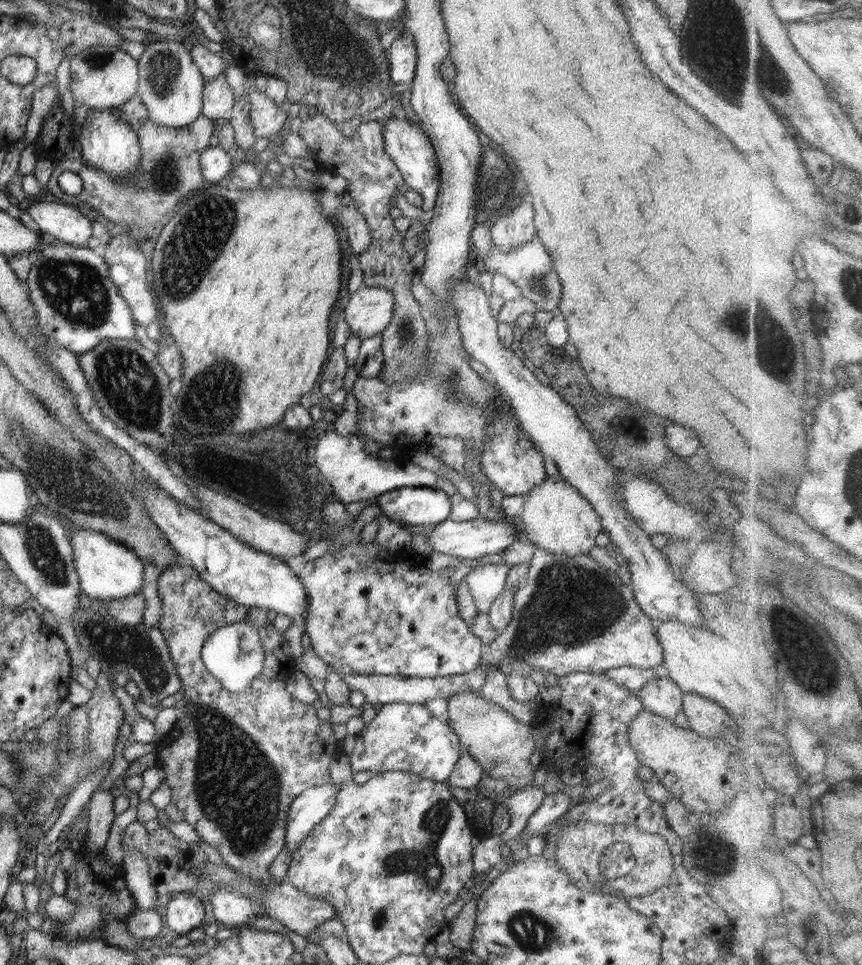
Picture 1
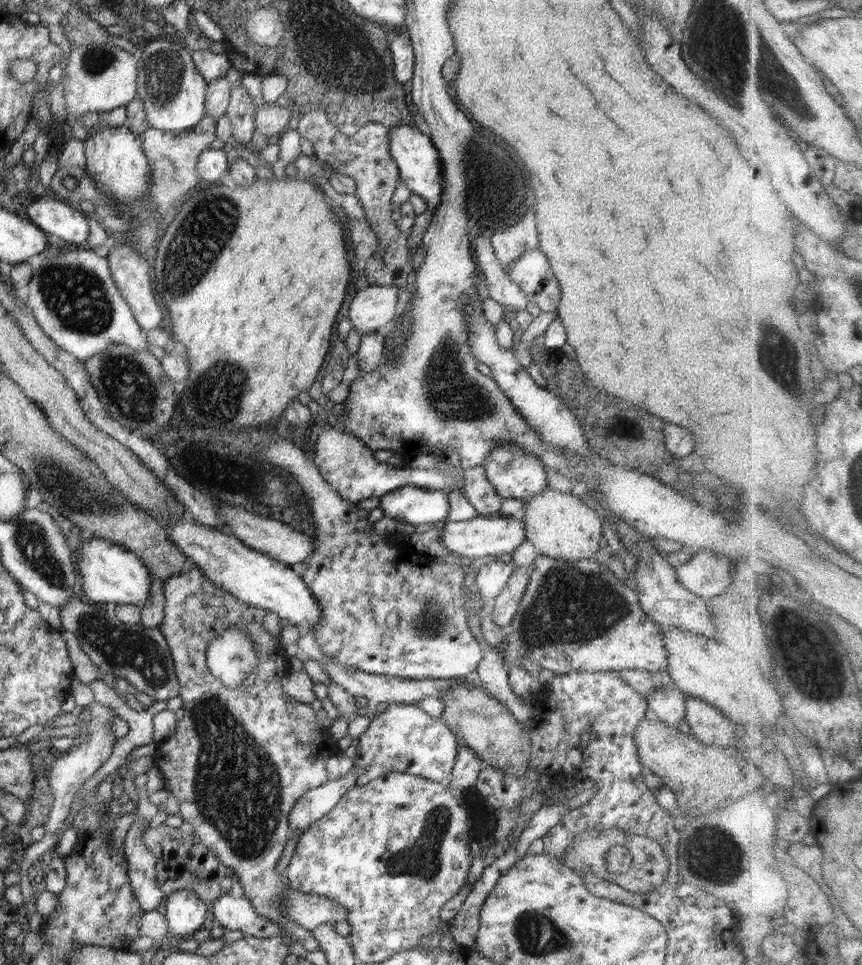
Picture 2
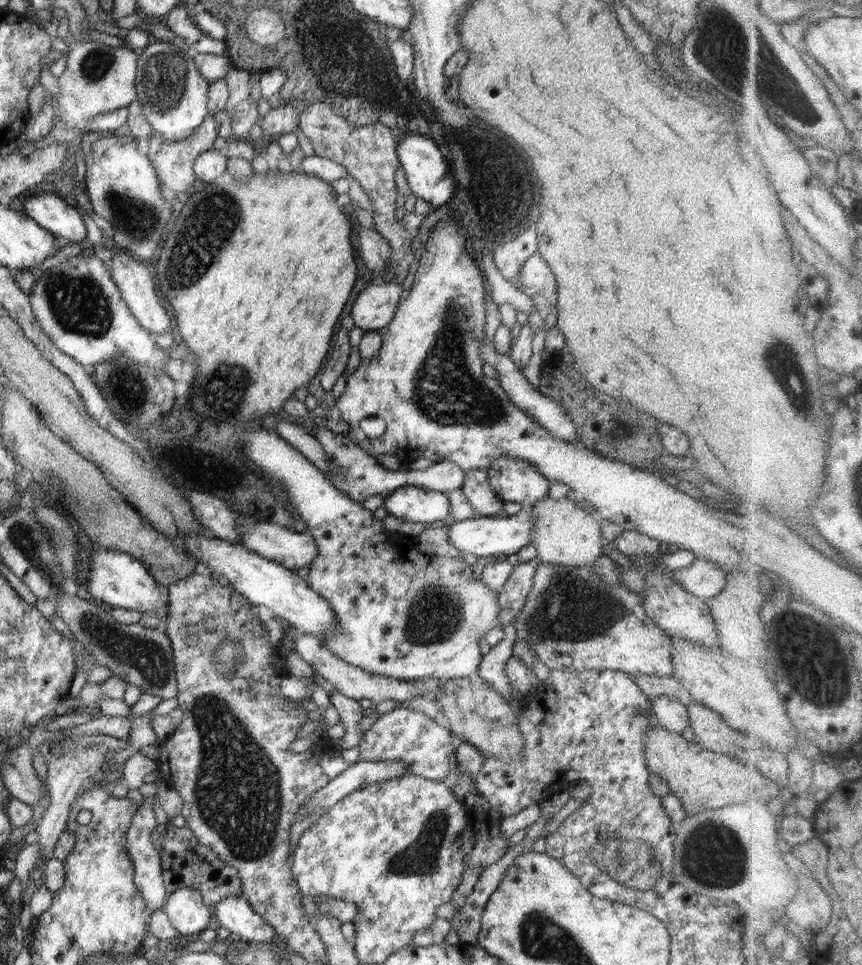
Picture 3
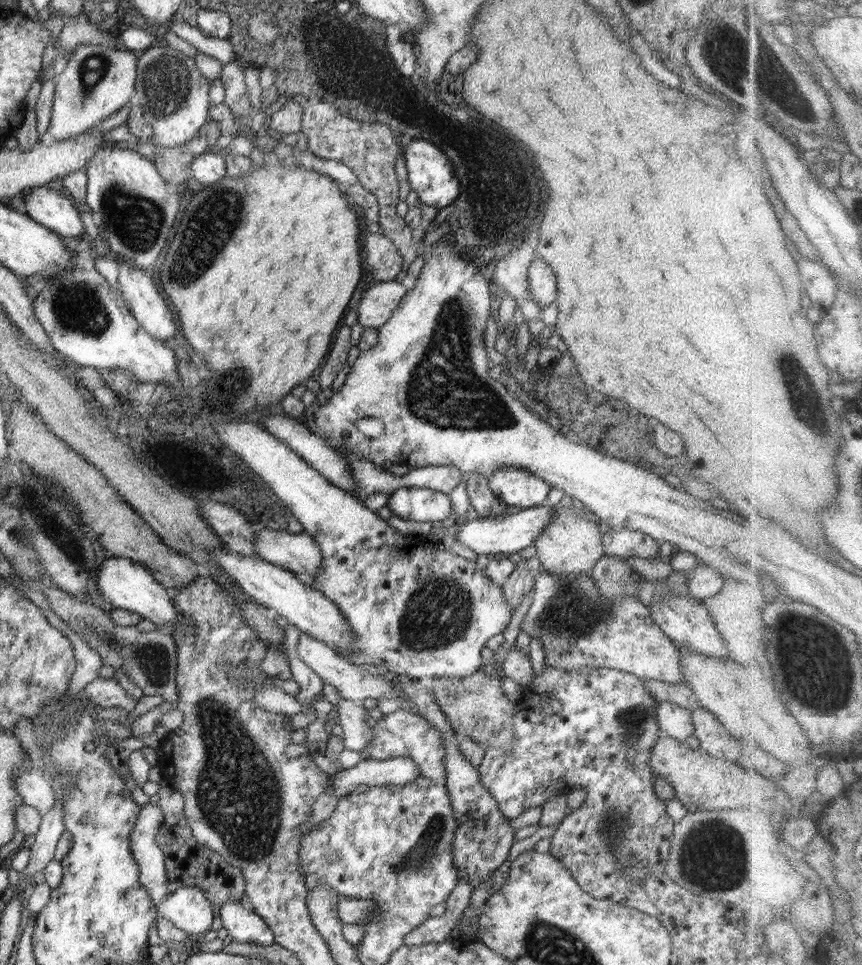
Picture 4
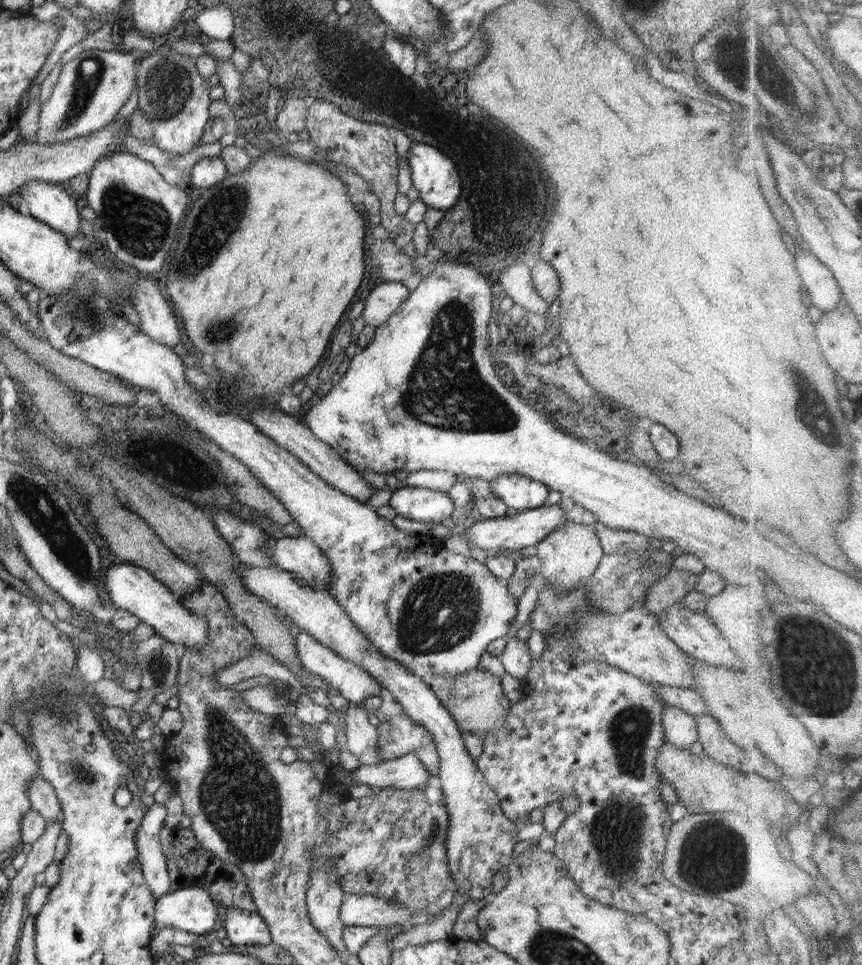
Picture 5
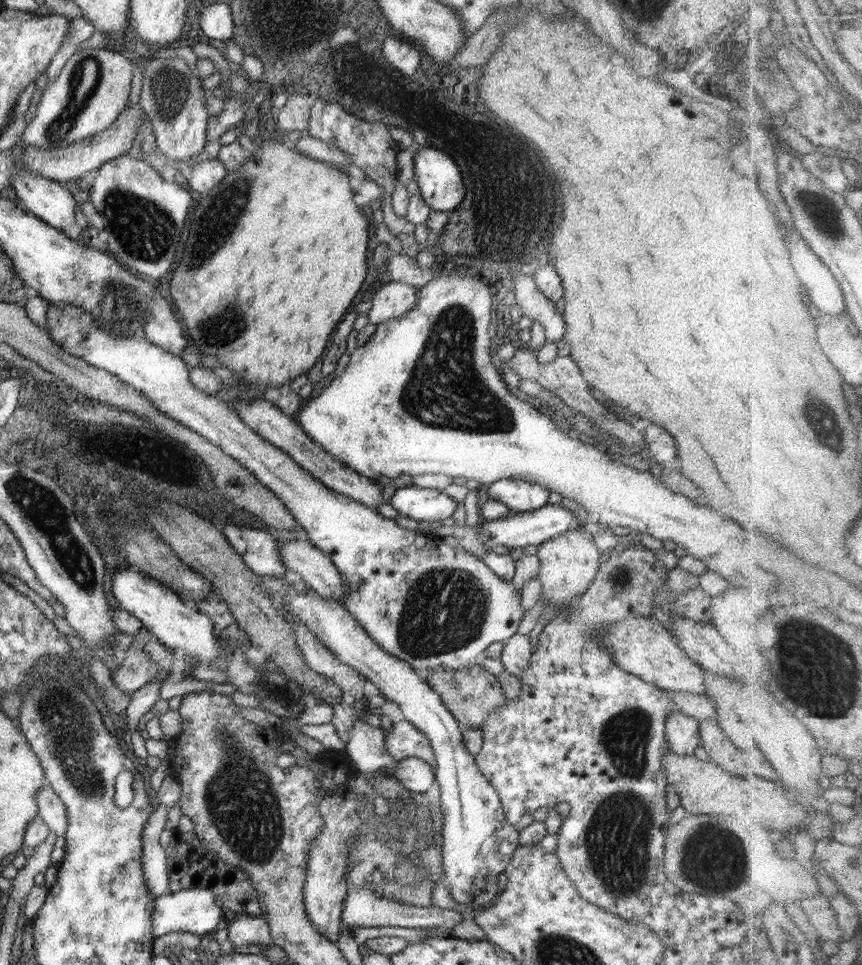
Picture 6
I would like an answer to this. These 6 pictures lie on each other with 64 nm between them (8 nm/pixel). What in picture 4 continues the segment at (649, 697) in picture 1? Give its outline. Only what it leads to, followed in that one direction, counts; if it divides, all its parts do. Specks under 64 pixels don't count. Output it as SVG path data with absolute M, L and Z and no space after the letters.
M664 701L657 704L656 719L660 726L661 737L668 736L685 742L694 735L691 712L673 702Z

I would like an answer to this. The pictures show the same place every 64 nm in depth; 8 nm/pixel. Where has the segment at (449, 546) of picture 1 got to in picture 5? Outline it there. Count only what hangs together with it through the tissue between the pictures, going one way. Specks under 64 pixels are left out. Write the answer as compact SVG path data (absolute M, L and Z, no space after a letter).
M559 504L542 505L541 507L517 511L516 514L508 515L500 518L477 518L472 526L465 531L465 536L471 546L481 548L488 554L511 553L513 550L522 550L527 546L538 544L547 534L555 531L560 525L566 521L565 511Z

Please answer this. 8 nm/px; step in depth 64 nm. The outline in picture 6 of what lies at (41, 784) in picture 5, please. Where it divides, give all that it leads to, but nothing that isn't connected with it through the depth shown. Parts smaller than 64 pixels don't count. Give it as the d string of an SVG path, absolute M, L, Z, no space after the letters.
M50 784L42 787L36 796L37 815L49 826L57 836L63 836L68 824L66 806L62 800L53 792Z

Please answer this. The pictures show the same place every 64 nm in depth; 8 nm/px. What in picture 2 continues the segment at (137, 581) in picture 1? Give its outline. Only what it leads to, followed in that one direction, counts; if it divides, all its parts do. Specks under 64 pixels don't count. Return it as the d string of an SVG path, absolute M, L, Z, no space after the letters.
M86 535L78 554L82 590L91 603L100 602L146 606L149 601L151 576L149 568L133 552L113 542Z

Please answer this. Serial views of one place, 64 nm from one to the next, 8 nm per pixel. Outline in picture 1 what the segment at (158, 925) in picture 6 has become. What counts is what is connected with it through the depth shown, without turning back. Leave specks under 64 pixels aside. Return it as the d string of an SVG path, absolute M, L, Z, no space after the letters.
M182 891L173 895L173 899L166 904L166 926L169 926L171 935L190 933L200 927L206 918L204 902L193 892Z

